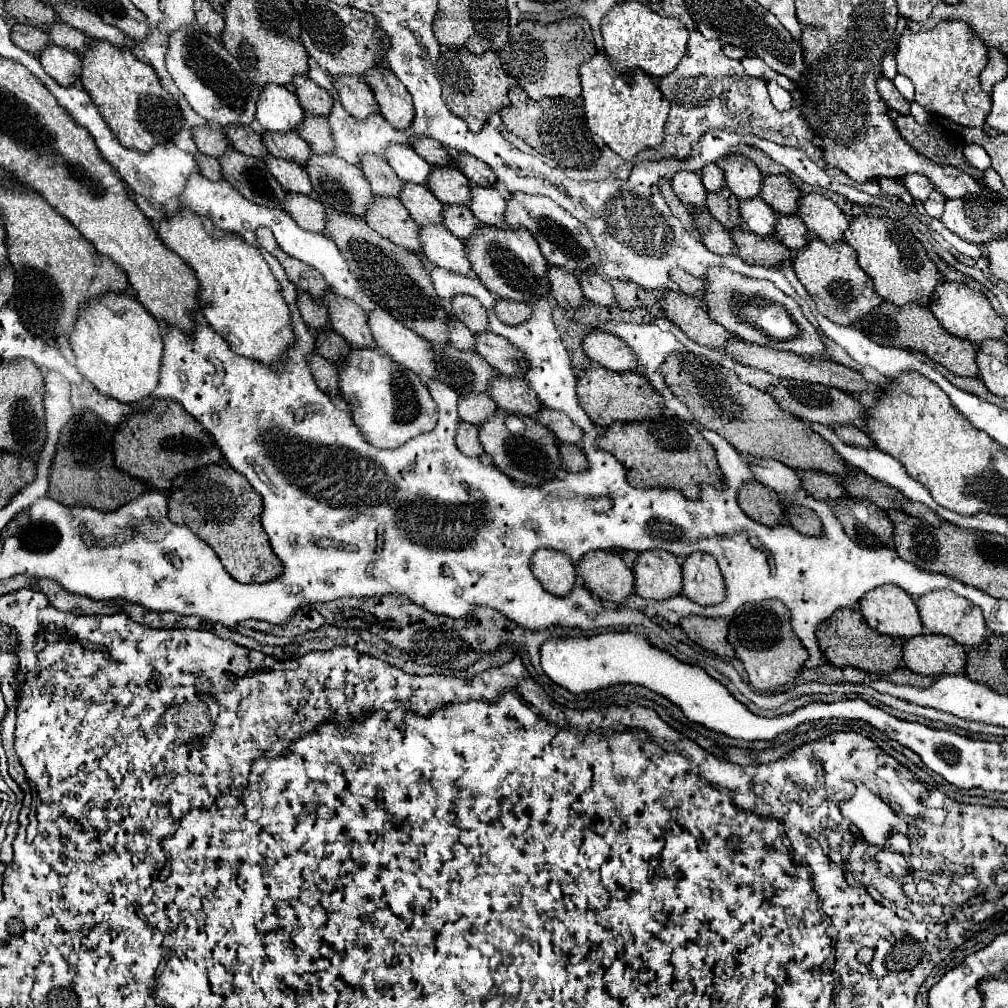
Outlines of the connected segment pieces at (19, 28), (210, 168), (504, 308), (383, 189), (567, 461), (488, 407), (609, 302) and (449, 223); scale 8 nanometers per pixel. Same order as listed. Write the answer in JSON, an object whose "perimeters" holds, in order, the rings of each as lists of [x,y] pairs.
{"perimeters":[[[[15,24],[11,30],[11,40],[13,44],[17,44],[19,48],[23,48],[29,54],[41,54],[41,50],[49,44],[49,36],[47,32],[43,32],[41,28],[35,26],[23,26],[23,24]]],[[[199,154],[199,156],[197,156],[197,166],[199,166],[201,174],[203,174],[205,178],[209,178],[209,180],[221,180],[221,178],[223,178],[221,164],[219,164],[219,160],[215,160],[215,158],[209,158],[209,156],[205,156],[205,154]]],[[[497,300],[495,304],[495,314],[501,322],[517,326],[525,320],[529,320],[531,314],[531,306],[523,304],[523,302],[511,302],[511,300]]],[[[367,154],[361,166],[363,174],[367,176],[373,192],[383,198],[397,198],[403,188],[403,180],[393,172],[389,162],[381,156]]],[[[561,444],[559,450],[561,450],[563,470],[567,470],[567,472],[585,472],[587,470],[587,458],[579,446]]],[[[465,394],[459,400],[459,416],[463,422],[481,426],[497,412],[497,404],[489,394]]],[[[585,274],[585,276],[581,276],[579,284],[581,284],[587,300],[591,300],[599,306],[607,306],[607,308],[611,308],[615,304],[613,288],[605,278],[601,278],[597,274]]],[[[445,204],[443,210],[443,222],[445,226],[461,240],[467,240],[469,236],[475,234],[477,228],[481,228],[483,224],[471,214],[471,210],[467,206],[455,206],[455,204]]]]}

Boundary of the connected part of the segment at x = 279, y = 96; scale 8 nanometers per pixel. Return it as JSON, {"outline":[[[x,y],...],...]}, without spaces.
{"outline":[[[267,84],[257,100],[257,122],[265,132],[293,132],[303,122],[305,110],[287,86]]]}

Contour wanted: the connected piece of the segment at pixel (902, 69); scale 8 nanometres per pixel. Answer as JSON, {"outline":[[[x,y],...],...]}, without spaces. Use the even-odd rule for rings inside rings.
{"outline":[[[945,22],[935,26],[931,32],[921,34],[905,28],[903,36],[899,38],[897,72],[911,78],[911,82],[915,84],[915,102],[921,104],[925,110],[937,112],[961,126],[983,126],[991,108],[991,96],[981,90],[979,74],[987,66],[987,60],[987,46],[971,30],[965,30],[963,22]]]}

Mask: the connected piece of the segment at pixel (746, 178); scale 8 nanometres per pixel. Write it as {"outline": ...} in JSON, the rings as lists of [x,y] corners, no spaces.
{"outline":[[[729,154],[725,158],[725,180],[727,180],[727,188],[743,198],[755,198],[761,194],[761,184],[763,184],[763,174],[759,172],[759,168],[745,156],[741,154]]]}

